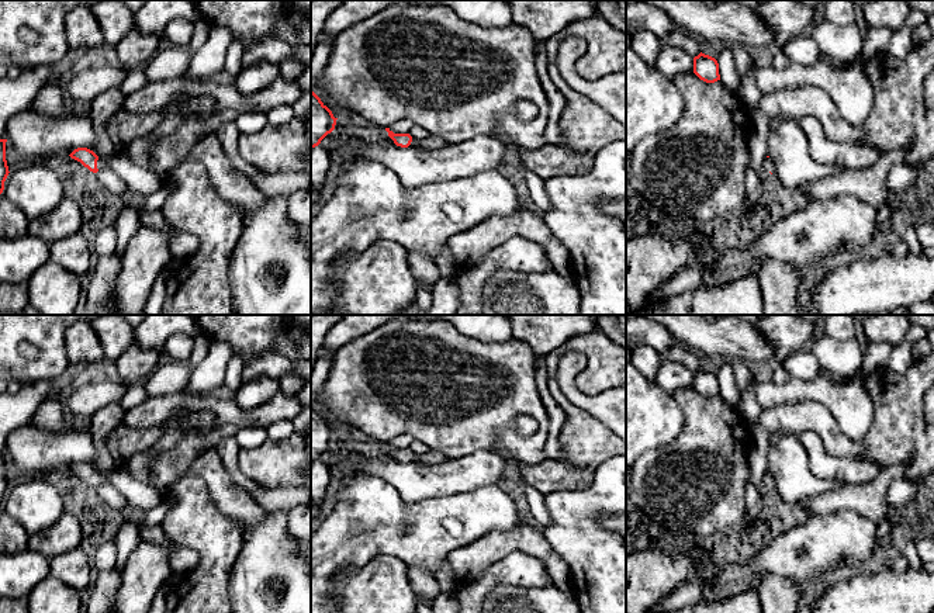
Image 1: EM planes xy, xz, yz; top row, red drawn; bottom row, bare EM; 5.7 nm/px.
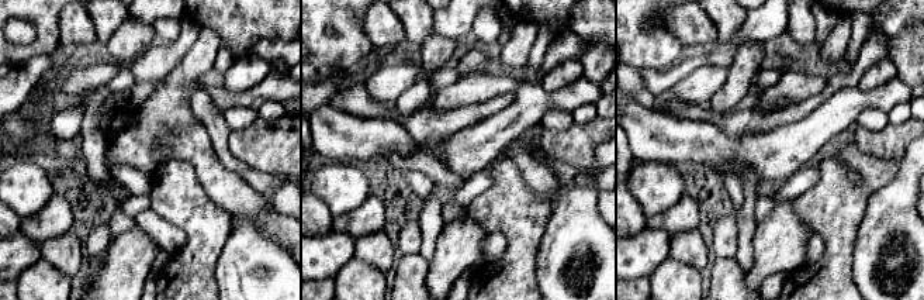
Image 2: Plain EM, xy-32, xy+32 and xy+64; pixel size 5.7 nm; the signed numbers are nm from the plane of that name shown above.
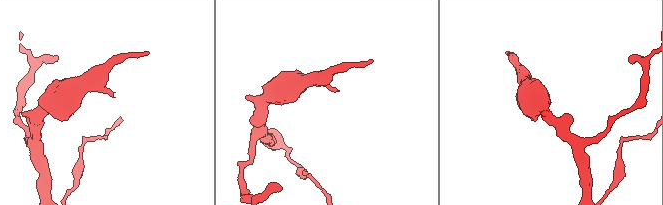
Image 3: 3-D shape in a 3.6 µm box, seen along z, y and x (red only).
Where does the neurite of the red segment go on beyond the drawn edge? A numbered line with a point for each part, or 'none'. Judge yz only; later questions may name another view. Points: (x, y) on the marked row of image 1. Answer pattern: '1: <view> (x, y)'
none

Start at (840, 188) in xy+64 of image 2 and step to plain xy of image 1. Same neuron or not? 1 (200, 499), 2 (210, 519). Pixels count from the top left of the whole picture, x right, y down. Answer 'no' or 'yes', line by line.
1: yes
2: yes

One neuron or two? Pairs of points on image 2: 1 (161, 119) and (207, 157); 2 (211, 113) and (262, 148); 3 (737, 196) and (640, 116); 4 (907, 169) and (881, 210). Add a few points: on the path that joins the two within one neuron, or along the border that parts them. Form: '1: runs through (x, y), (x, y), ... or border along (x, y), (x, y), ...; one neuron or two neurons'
1: runs through (176, 119), (183, 119), (194, 130), (196, 141); one neuron
2: border along (229, 130), (228, 150), (242, 161); two neurons
3: border along (722, 173), (736, 173), (740, 178), (744, 199); two neurons
4: runs through (907, 179), (906, 185), (890, 200); one neuron

